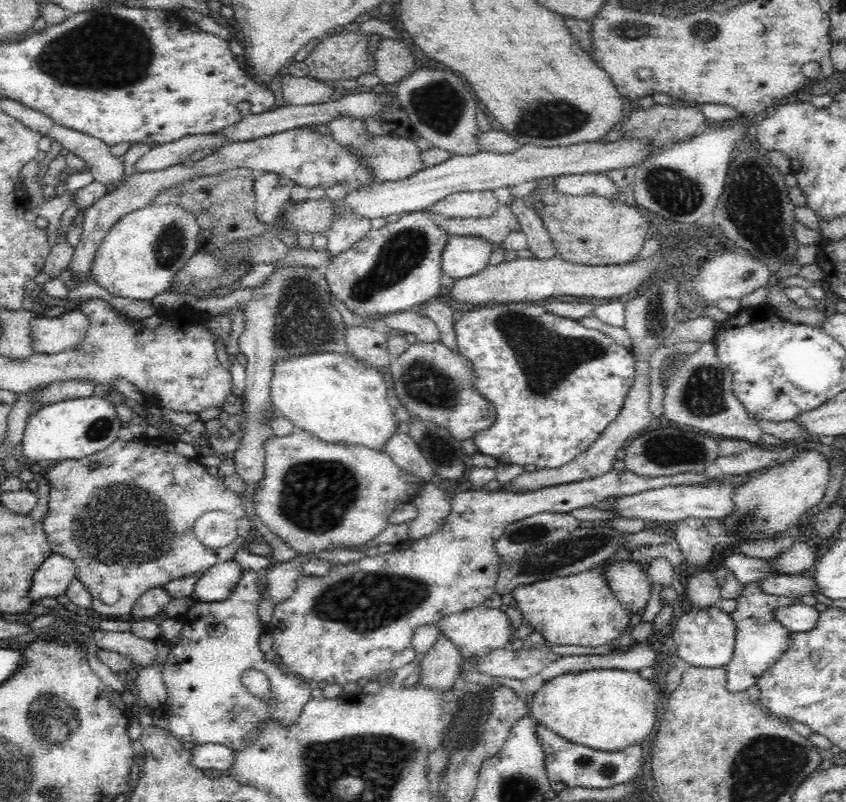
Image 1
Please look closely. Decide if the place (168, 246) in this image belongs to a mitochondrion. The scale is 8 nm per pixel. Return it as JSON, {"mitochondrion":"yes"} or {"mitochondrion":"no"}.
{"mitochondrion":"yes"}

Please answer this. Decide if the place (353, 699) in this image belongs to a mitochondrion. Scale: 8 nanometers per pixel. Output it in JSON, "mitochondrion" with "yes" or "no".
{"mitochondrion":"no"}

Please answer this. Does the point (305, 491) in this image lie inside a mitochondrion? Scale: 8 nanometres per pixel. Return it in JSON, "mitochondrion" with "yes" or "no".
{"mitochondrion":"yes"}

